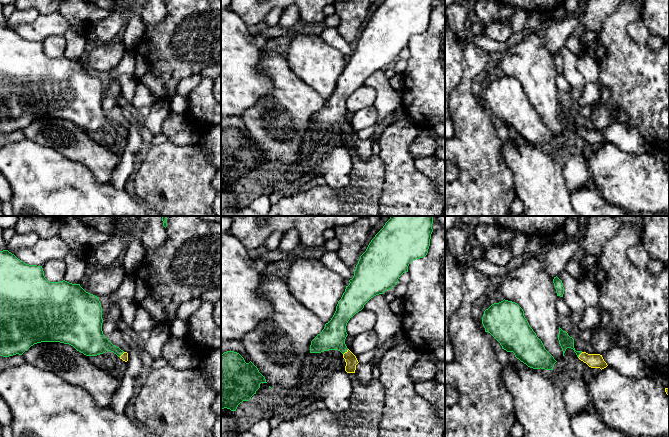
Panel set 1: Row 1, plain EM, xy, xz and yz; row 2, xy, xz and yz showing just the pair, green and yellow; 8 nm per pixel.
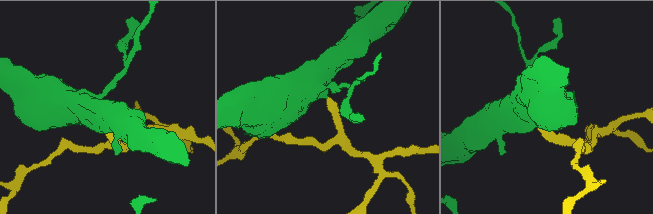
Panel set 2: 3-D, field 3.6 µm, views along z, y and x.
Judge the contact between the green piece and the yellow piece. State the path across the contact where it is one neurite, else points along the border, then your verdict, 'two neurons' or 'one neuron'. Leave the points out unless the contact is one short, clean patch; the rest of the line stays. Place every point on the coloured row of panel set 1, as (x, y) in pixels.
way xz (332, 337), (345, 351), (351, 361); one neuron

